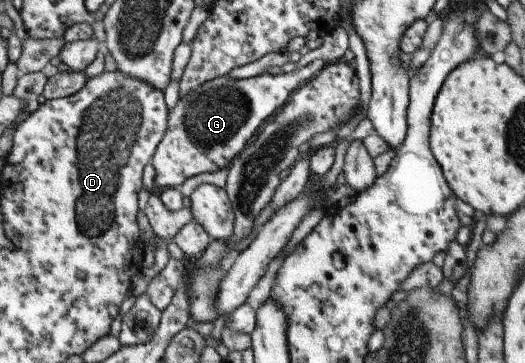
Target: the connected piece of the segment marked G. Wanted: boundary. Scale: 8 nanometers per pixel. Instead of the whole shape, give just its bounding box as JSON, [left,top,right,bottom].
[149,59,324,192]

